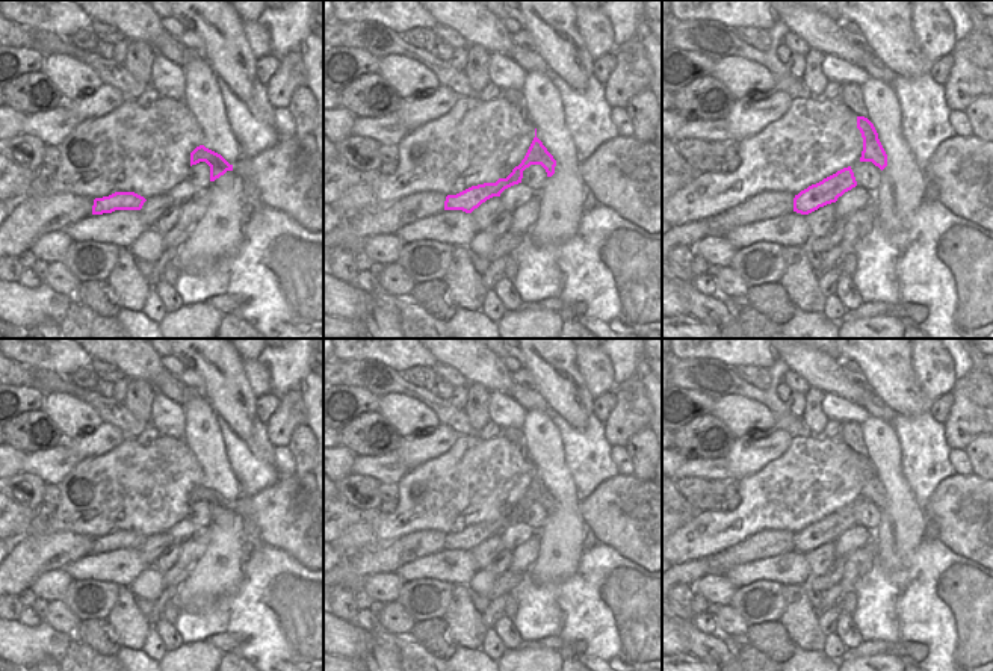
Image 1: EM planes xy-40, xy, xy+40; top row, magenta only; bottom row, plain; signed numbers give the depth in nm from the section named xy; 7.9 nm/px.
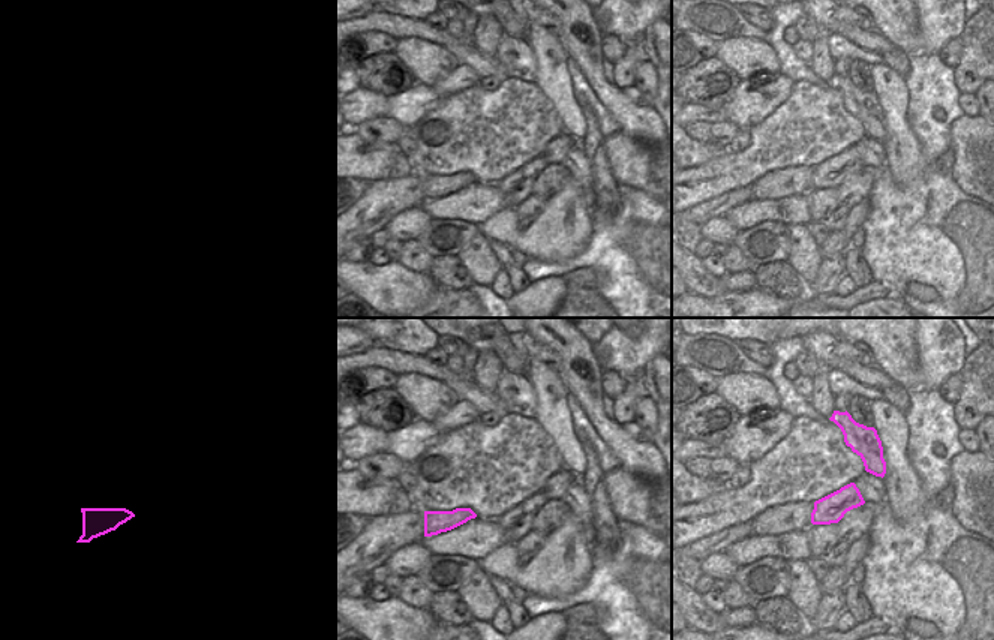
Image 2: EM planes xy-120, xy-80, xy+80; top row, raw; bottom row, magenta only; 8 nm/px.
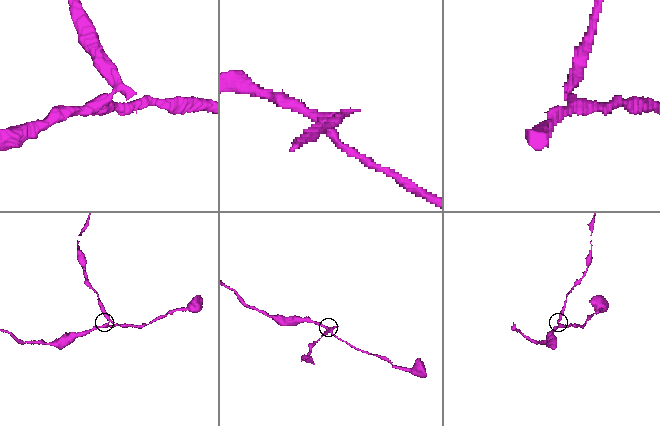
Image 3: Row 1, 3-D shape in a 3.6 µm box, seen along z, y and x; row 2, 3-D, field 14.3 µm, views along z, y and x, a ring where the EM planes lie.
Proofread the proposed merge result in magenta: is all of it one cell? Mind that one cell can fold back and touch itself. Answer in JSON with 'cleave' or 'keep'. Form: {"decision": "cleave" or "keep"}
{"decision": "cleave"}

